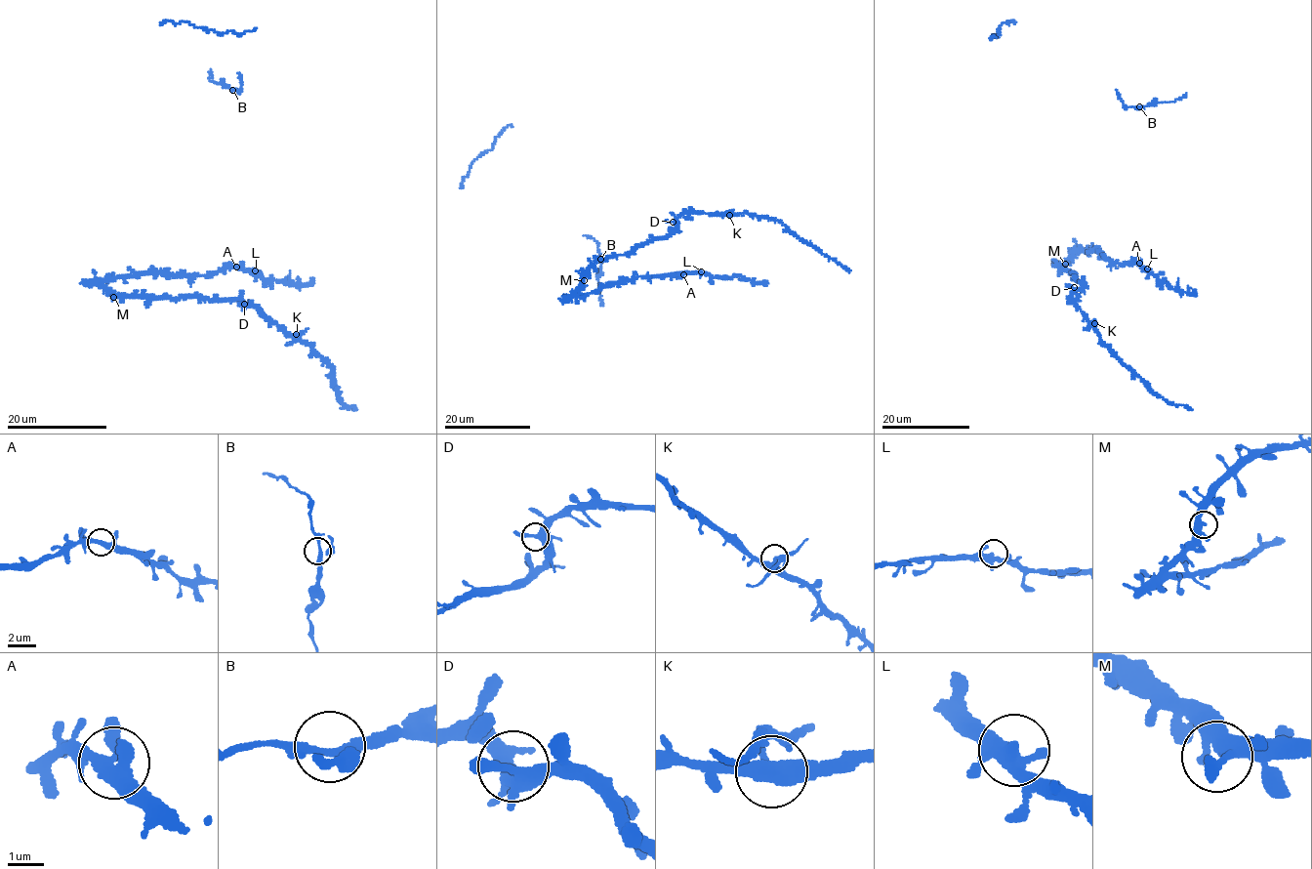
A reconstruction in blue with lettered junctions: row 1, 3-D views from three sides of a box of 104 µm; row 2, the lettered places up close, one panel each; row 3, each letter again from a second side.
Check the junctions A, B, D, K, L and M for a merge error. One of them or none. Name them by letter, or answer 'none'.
K

